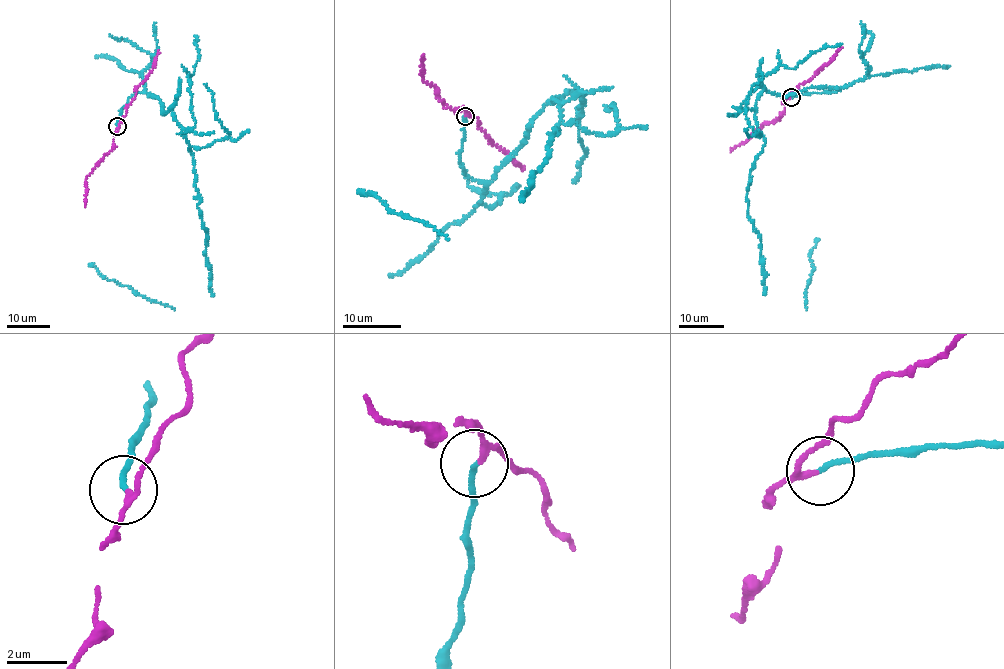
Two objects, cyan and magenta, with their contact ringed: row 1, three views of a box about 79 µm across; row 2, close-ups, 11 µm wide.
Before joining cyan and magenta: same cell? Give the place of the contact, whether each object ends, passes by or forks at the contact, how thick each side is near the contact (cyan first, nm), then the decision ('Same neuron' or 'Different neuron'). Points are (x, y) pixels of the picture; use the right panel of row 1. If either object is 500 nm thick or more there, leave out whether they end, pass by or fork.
Place: (791, 97). At the ring cyan ends. At the ring magenta passes by. Thickness 150 nm (cyan) against 160 nm. Different neuron

